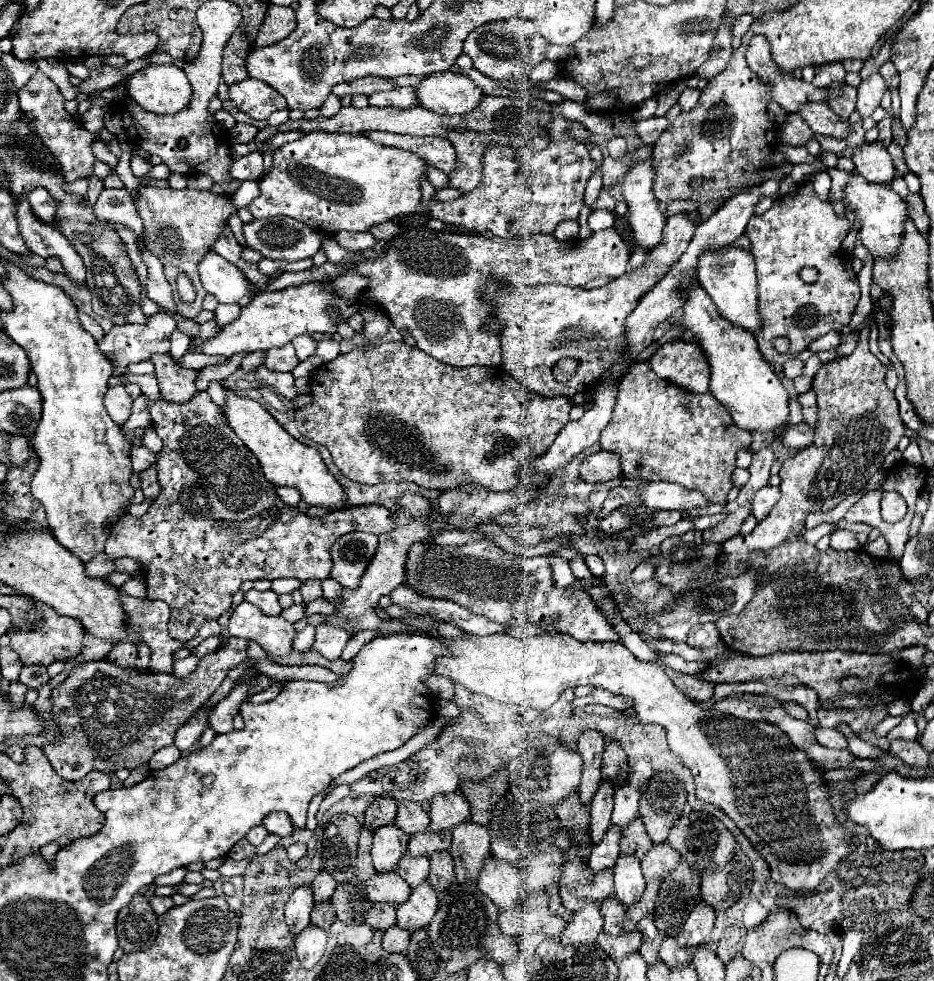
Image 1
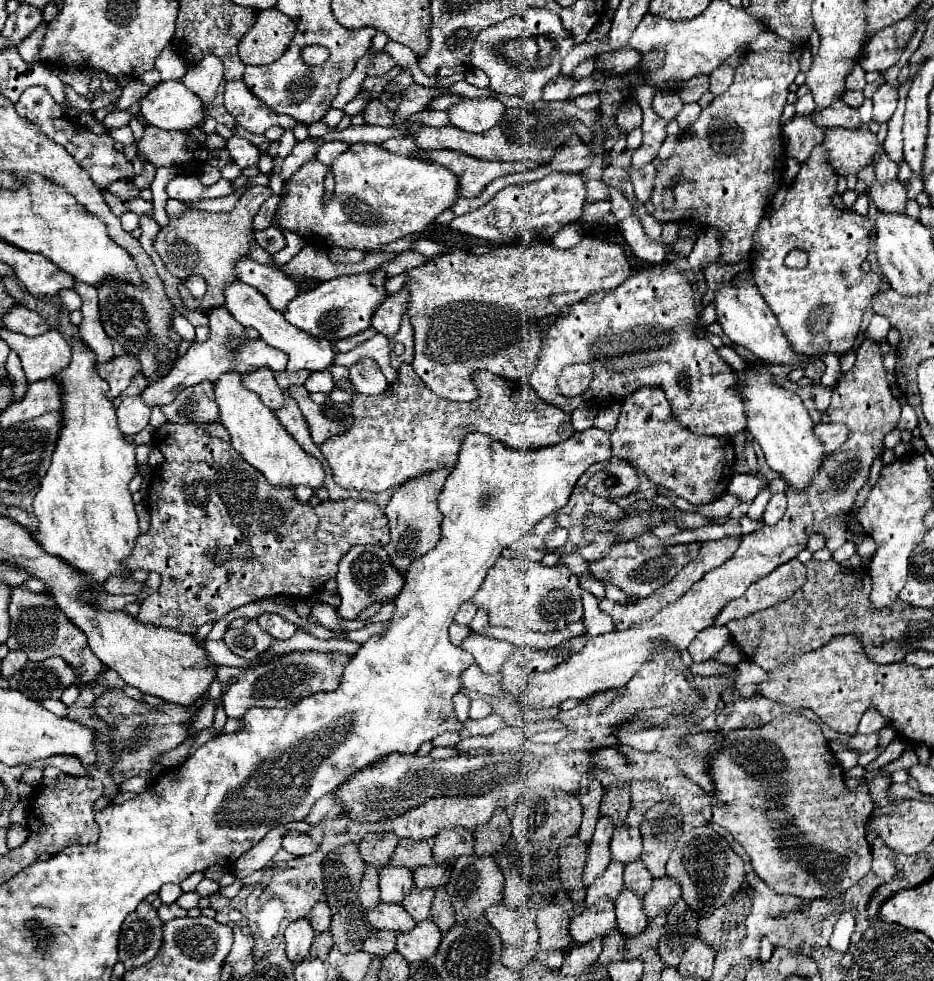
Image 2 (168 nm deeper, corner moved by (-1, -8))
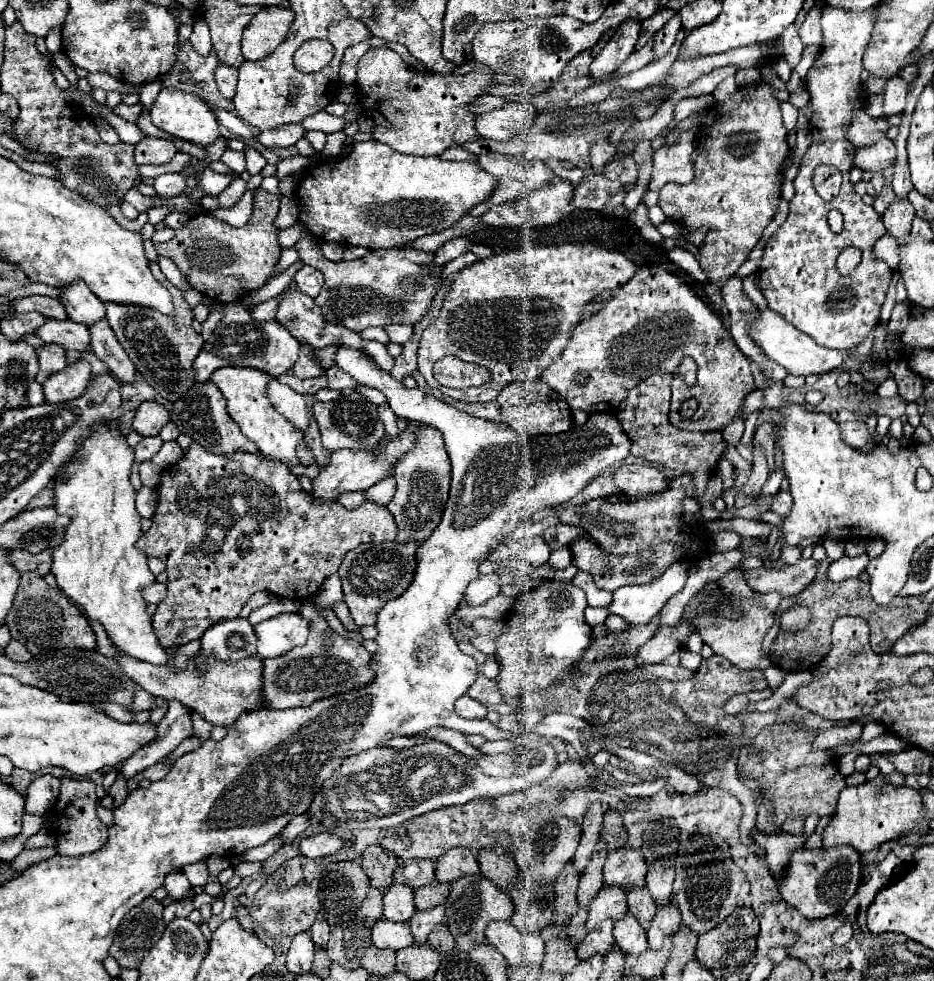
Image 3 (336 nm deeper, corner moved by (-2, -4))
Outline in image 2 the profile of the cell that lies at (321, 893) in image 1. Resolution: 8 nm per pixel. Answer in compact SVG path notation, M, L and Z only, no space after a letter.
M316 903L308 915L308 921L316 933L330 929L330 907L326 903Z

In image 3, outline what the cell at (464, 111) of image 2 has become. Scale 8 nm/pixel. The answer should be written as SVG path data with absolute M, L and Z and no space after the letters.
M507 103L489 113L477 115L475 129L481 137L493 141L507 141L515 133L529 129L537 111L531 103Z

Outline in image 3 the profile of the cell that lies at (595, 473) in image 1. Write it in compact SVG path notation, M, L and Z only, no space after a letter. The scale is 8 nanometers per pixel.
M621 465L613 481L627 497L649 497L667 489L665 473L651 465Z

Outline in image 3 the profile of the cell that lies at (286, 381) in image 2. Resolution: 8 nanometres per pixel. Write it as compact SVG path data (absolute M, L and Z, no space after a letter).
M281 375L277 377L281 383L289 385L291 389L295 389L297 393L301 395L307 395L307 393L317 393L319 389L327 387L327 377L321 375L321 377L313 377L313 379L299 379L295 375Z

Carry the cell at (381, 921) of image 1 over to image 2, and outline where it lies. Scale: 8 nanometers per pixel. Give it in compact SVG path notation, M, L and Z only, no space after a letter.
M376 933L364 941L364 951L372 957L386 957L396 951L396 935L394 933Z

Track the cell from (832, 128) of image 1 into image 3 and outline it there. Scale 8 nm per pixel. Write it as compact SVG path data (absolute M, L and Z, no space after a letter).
M883 137L881 141L853 149L853 165L861 171L887 171L895 161L893 141Z

